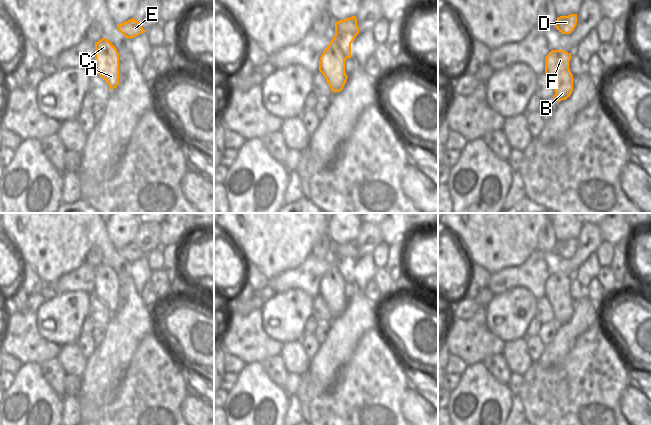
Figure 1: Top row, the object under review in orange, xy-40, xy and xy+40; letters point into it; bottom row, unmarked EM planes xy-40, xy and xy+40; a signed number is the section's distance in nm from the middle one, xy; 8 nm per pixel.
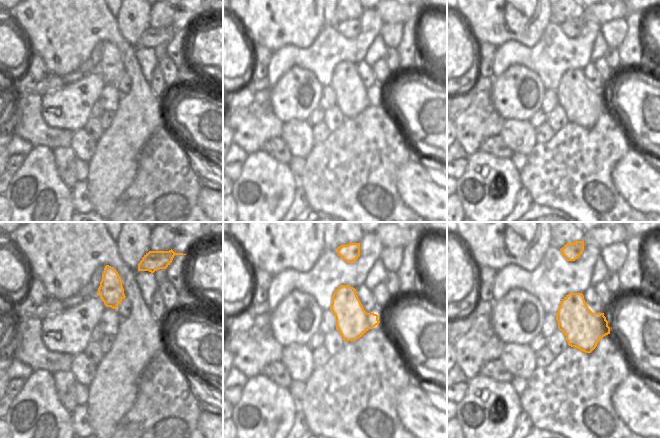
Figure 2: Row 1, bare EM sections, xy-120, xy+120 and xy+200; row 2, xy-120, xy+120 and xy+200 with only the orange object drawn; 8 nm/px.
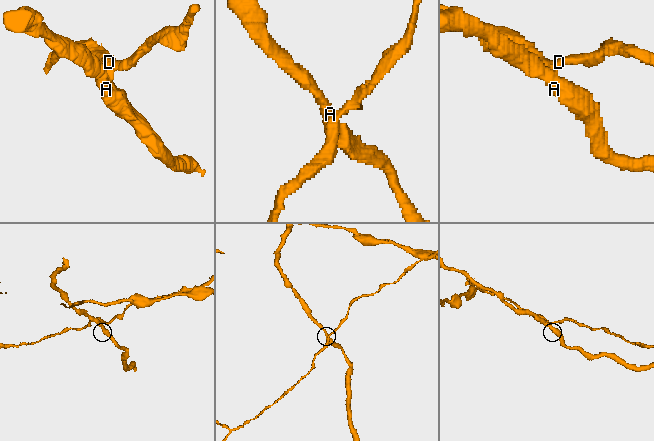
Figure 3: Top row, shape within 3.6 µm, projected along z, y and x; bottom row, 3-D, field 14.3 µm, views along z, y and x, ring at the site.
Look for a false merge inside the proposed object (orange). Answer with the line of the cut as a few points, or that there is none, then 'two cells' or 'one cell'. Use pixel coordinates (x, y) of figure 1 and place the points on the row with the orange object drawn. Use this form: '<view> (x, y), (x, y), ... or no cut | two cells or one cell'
xy (333, 37), (346, 58) | two cells

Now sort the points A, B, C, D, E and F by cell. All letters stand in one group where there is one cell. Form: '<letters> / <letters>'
A B C F / D E

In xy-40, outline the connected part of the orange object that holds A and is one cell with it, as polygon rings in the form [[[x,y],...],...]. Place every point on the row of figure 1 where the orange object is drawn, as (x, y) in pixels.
[[[106,38],[95,42],[94,70],[110,87],[119,84],[119,53],[115,46]]]

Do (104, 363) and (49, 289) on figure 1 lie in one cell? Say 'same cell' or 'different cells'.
different cells

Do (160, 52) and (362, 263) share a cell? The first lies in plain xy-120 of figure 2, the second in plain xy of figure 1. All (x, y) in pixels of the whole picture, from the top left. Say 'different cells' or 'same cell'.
different cells

